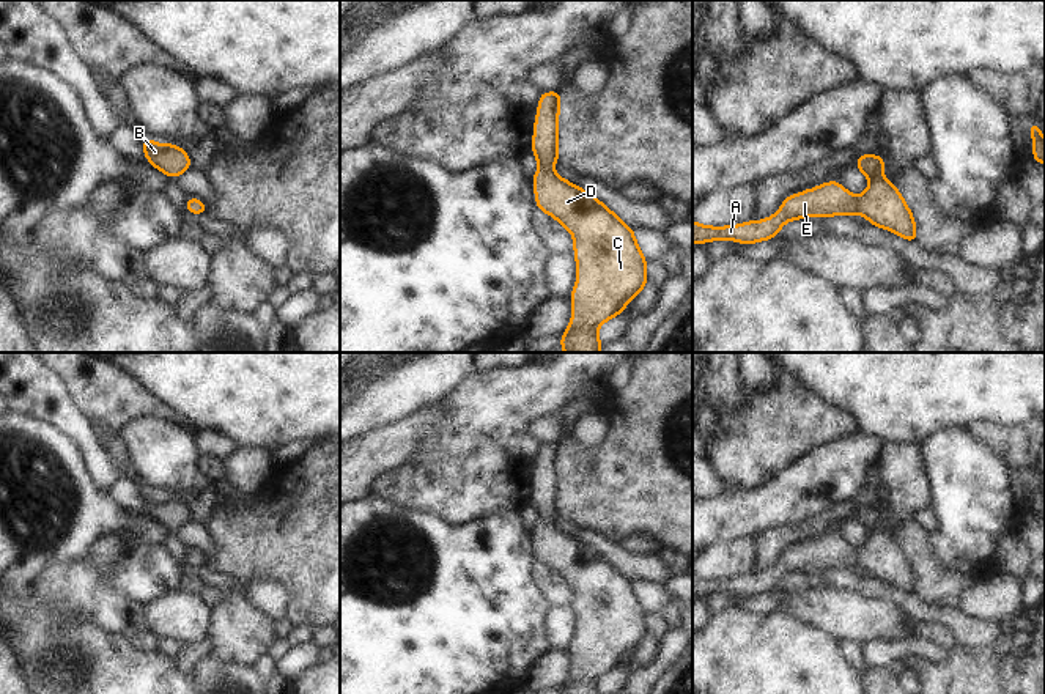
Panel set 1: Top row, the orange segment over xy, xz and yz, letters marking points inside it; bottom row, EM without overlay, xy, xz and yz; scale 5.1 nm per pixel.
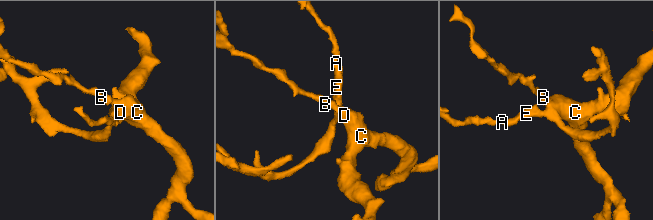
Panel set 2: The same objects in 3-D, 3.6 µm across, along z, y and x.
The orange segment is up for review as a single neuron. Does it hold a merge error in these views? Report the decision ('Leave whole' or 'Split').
Leave whole

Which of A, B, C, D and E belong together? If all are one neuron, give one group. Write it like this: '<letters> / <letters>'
A B C D E

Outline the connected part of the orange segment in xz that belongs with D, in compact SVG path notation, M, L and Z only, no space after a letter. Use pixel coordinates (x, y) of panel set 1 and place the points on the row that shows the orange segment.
M560 91L540 93L540 105L534 126L532 153L540 167L532 179L537 209L548 212L567 227L574 238L574 260L578 280L570 296L574 313L568 329L562 334L560 348L565 353L600 353L603 343L596 329L626 308L631 297L637 296L647 283L647 260L641 252L634 228L628 228L609 208L592 194L573 183L562 179L551 165L559 162L559 102Z

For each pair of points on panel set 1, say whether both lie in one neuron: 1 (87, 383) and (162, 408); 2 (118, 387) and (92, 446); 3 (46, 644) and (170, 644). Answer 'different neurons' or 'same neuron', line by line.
1: same neuron
2: different neurons
3: different neurons

